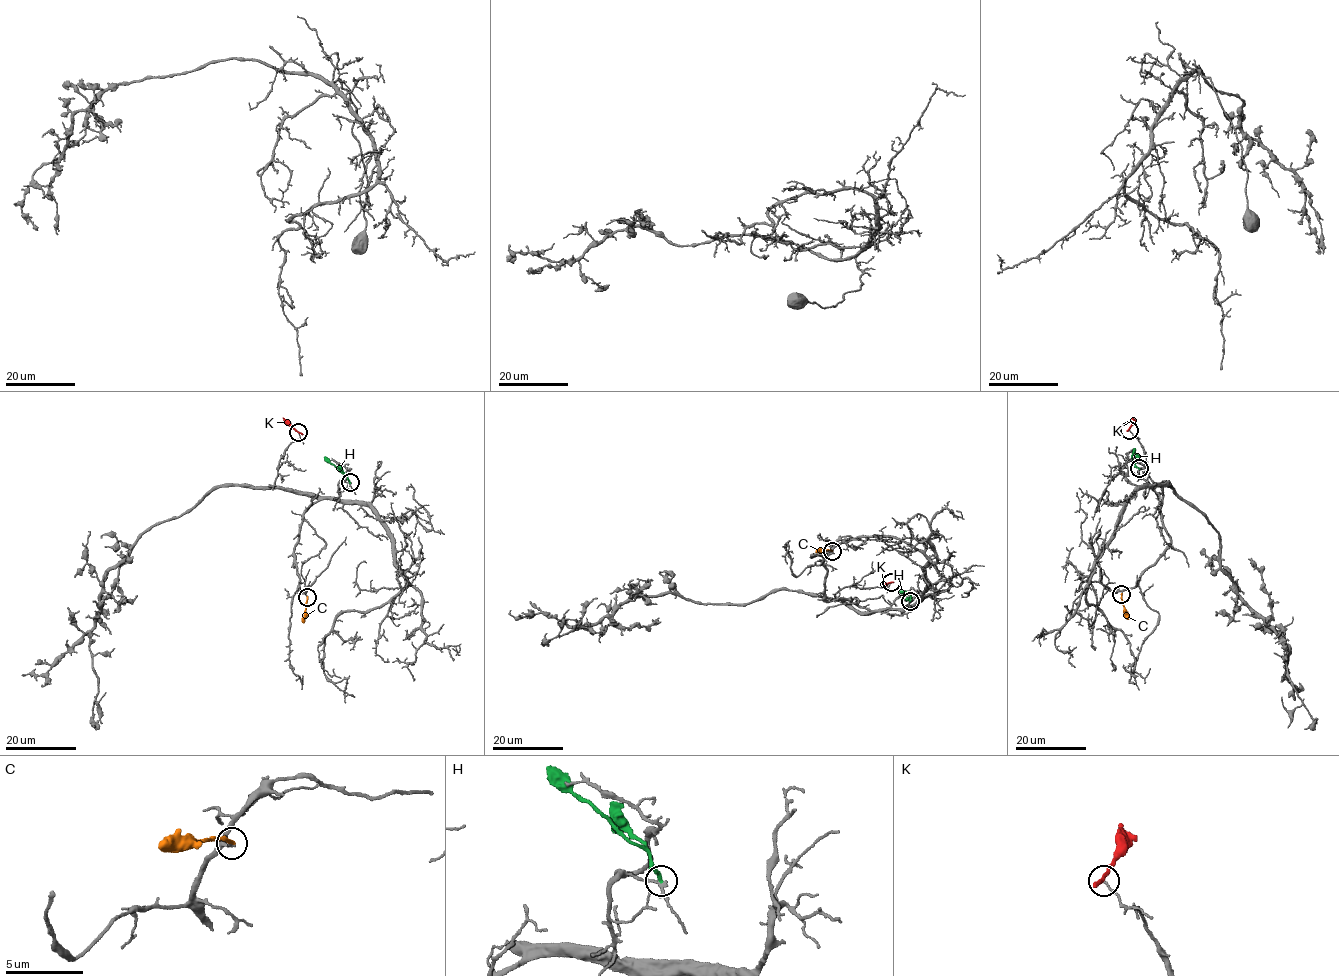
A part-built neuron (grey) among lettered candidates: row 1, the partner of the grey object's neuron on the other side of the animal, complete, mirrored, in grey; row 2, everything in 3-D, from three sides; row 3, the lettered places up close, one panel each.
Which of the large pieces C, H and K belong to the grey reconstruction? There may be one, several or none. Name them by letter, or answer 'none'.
C

